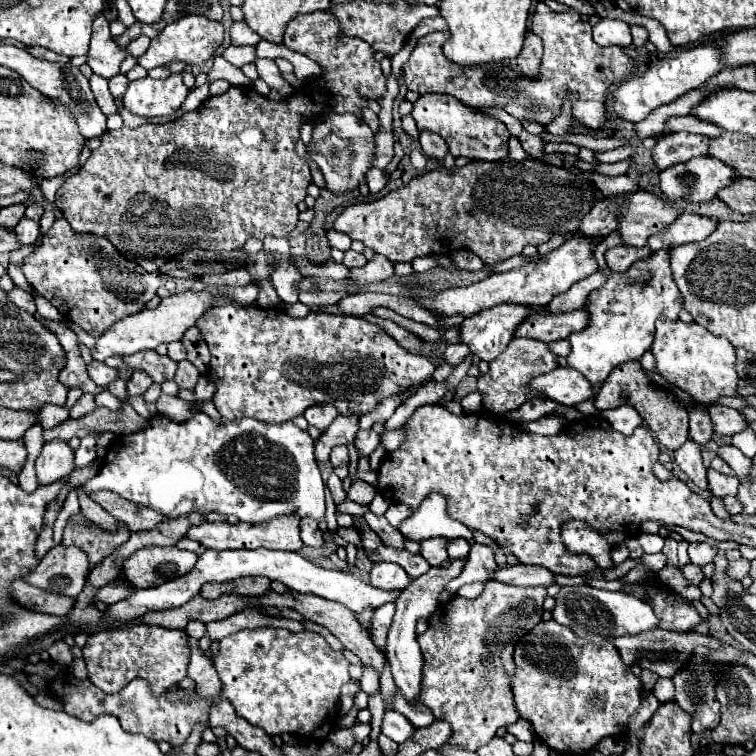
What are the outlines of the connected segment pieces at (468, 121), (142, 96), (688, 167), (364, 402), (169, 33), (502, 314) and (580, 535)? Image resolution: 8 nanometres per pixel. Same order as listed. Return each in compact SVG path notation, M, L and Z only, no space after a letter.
M420 95L420 99L414 103L412 117L416 119L418 131L432 131L438 133L442 139L446 139L448 149L454 157L468 157L478 161L500 161L508 155L508 129L504 123L486 117L478 109L466 107L456 101L456 97L450 95Z
M172 73L166 79L144 77L134 83L128 83L122 103L134 115L162 117L178 111L184 99L186 99L186 85L182 81L182 75Z
M692 157L686 163L672 165L664 171L660 171L660 189L670 201L684 199L684 201L692 201L692 203L702 203L702 201L714 199L718 189L730 185L730 181L734 177L738 177L738 175L728 165L724 165L722 161L718 161L714 157Z
M218 301L198 321L198 329L212 353L208 371L216 385L212 401L226 421L258 419L264 423L286 423L312 405L334 405L340 415L360 417L374 411L382 399L396 397L414 385L426 383L436 369L432 361L408 353L386 331L362 317L312 311L296 319L282 307L262 309L258 305L226 305L226 301Z
M202 15L180 17L178 21L166 25L164 31L150 41L148 51L142 57L138 57L138 65L142 65L144 69L152 69L152 67L158 67L158 65L164 65L170 61L184 61L188 65L202 65L214 57L214 53L222 45L222 39L224 39L222 23L210 21Z
M496 305L486 313L476 313L460 325L460 341L470 347L482 361L494 361L514 337L514 331L524 319L536 313L528 305Z
M570 521L562 527L562 541L572 553L590 553L598 567L610 569L614 563L610 559L610 545L600 533L594 533L584 521Z

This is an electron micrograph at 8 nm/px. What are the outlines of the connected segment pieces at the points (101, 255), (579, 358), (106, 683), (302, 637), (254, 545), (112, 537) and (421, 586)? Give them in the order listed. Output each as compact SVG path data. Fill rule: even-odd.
M64 217L54 221L48 235L42 237L38 251L24 259L22 271L30 285L92 337L98 337L106 325L142 311L162 285L158 271L144 271L124 257L106 237L72 231Z
M668 251L654 253L646 261L632 265L626 275L612 273L600 289L590 293L586 309L590 309L590 325L584 329L584 333L572 333L568 337L572 351L566 359L568 367L580 371L592 387L600 387L614 367L634 357L642 357L650 349L654 341L656 319L678 321L678 313L682 309L682 293L674 285ZM648 271L652 275L648 281L644 281ZM632 279L638 279L640 283L626 285L626 281Z
M134 625L134 629L110 629L106 633L94 633L88 637L84 647L88 679L104 693L118 693L132 679L142 677L150 681L154 695L162 695L186 677L188 657L190 649L186 649L184 631L152 625Z
M274 627L242 629L220 641L220 649L214 655L214 667L222 681L220 695L232 703L240 717L264 729L270 737L290 733L310 741L324 741L328 733L336 729L338 699L342 695L342 685L350 681L350 661L340 651L334 651L320 633L308 629L292 633Z
M278 517L278 521L266 521L266 525L246 525L246 523L208 523L202 521L188 529L186 539L202 543L206 549L282 549L282 551L298 551L302 547L302 539L298 537L298 517Z
M68 521L68 525L64 527L62 545L80 547L88 555L90 567L94 567L102 559L106 559L118 545L128 541L128 537L130 537L130 531L122 523L120 523L118 533L108 533L108 531L102 531L98 525L88 527L88 525L76 525Z
M448 561L442 567L432 567L430 573L424 573L422 577L418 577L418 581L412 581L406 589L400 591L400 597L396 599L396 615L392 621L392 627L388 631L388 641L386 641L386 657L394 675L394 667L396 667L396 687L402 693L402 697L408 703L416 703L418 695L420 695L420 681L422 681L422 667L424 667L424 657L420 653L420 645L416 641L416 621L420 617L430 617L434 613L434 609L438 607L438 593L446 587L448 581L452 581L454 577L458 577L458 573L462 571L464 561Z

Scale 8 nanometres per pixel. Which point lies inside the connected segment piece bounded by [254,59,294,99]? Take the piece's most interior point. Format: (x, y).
(267, 69)

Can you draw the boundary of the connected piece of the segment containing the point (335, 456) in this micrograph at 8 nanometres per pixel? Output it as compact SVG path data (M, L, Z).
M338 445L332 449L332 455L330 455L330 465L332 467L340 467L340 465L346 465L350 461L348 457L348 447L346 445Z

